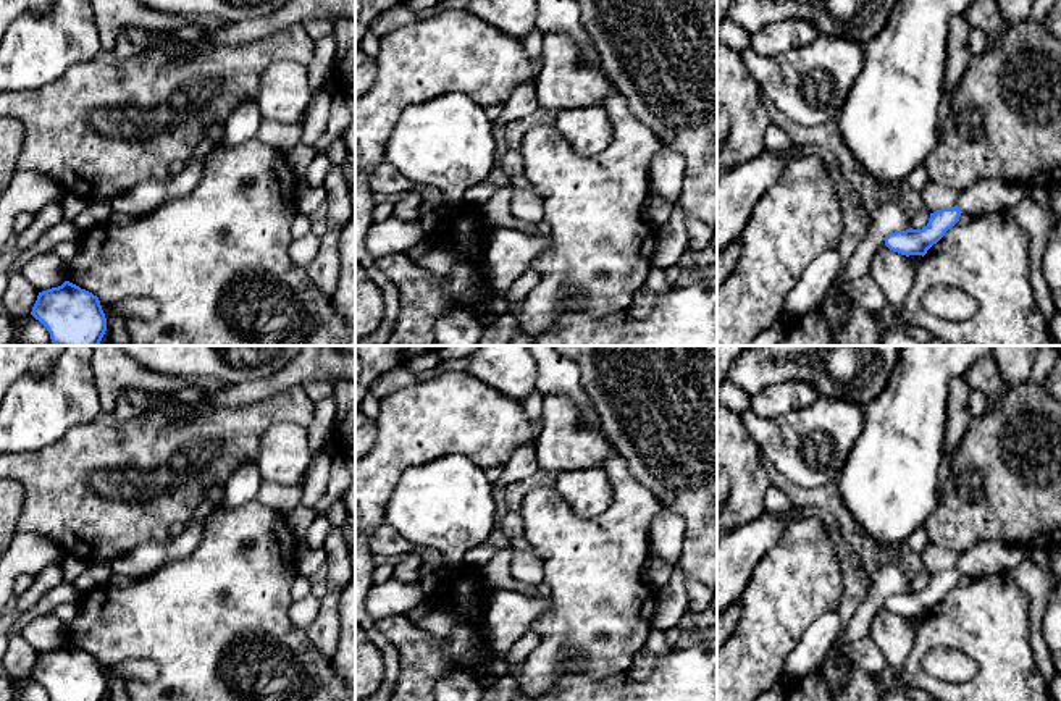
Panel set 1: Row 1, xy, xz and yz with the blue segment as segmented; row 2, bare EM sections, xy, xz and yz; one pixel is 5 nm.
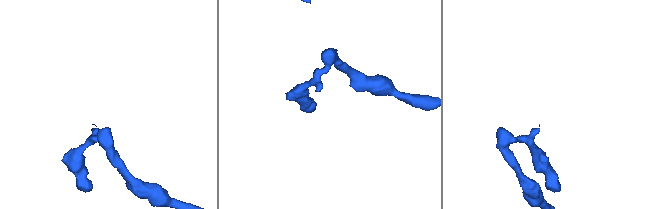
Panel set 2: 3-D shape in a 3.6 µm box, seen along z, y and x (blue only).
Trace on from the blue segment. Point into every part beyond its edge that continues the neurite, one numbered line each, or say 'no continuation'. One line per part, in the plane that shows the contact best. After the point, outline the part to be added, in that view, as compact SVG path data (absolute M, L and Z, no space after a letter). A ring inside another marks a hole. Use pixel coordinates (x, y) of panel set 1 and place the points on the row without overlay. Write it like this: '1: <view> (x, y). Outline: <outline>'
1: yz (987, 558). Outline: M980 541L959 554L956 567L962 575L979 578L1011 572L1029 551L1004 541Z

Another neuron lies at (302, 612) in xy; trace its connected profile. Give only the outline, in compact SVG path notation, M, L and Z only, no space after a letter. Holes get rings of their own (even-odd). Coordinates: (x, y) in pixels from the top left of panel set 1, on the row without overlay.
M315 594L292 601L289 607L289 619L299 630L305 630L317 619L320 606L321 601Z

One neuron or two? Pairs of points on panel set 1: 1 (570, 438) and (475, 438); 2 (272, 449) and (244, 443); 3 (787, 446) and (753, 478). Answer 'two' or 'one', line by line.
1: two
2: two
3: two

